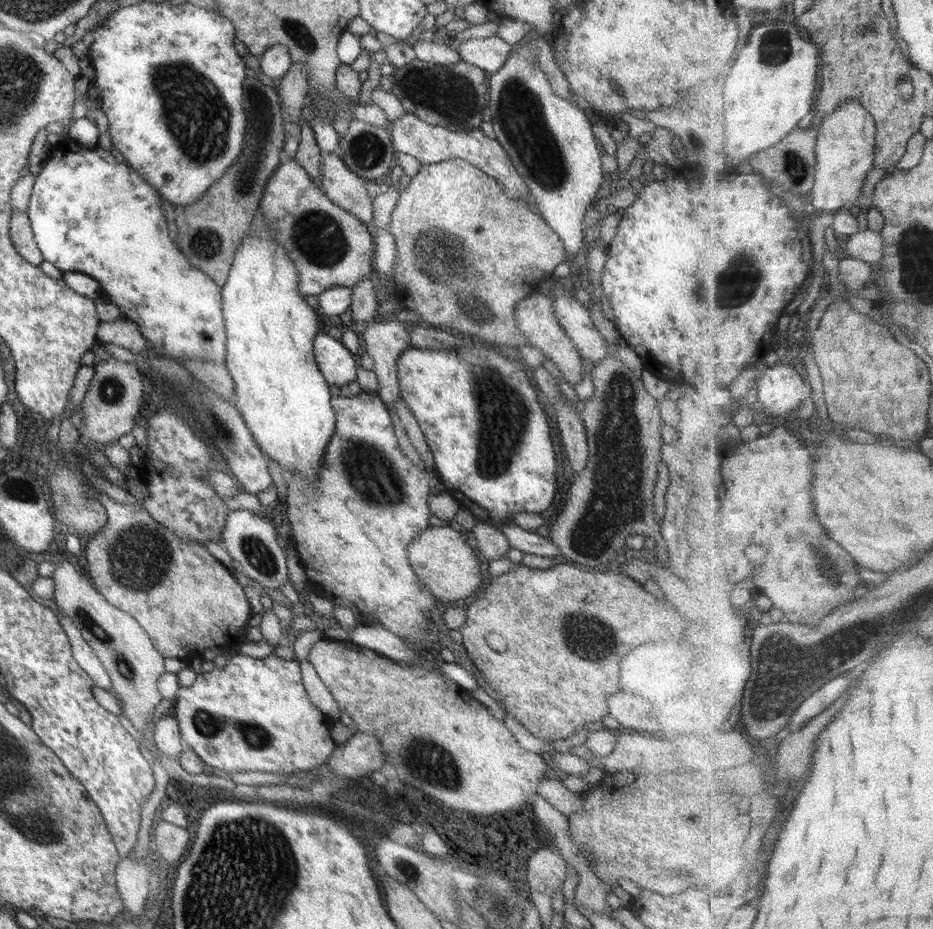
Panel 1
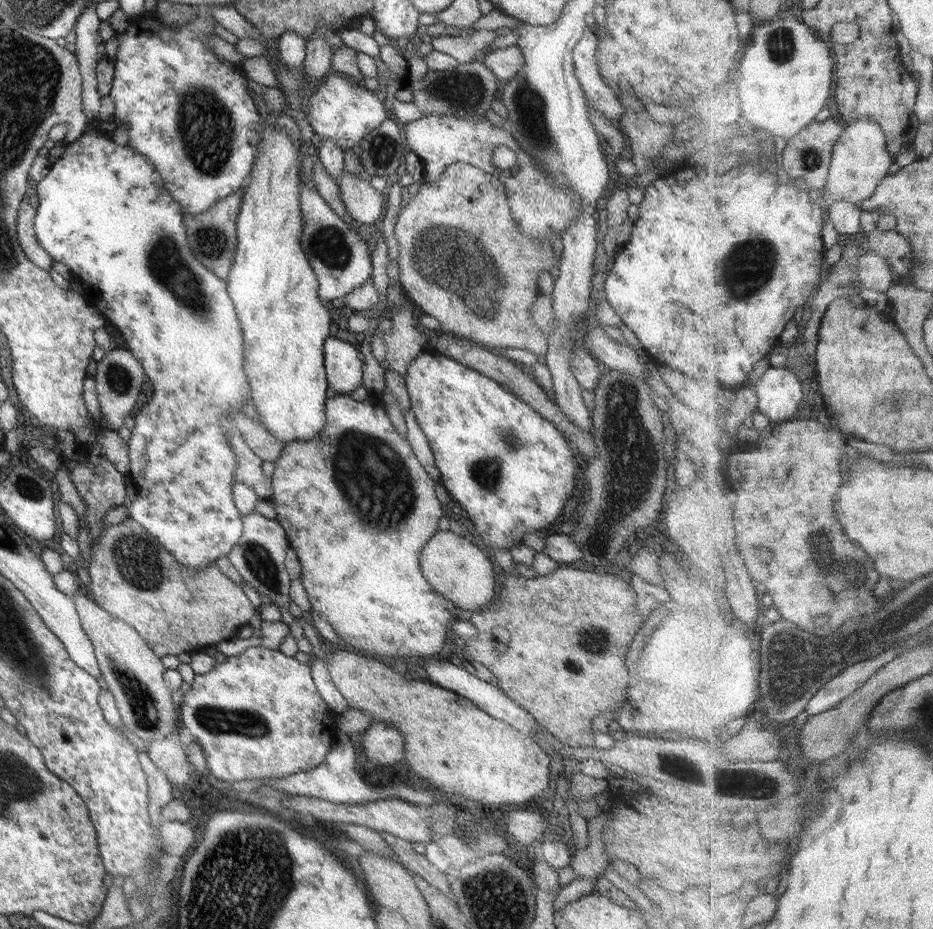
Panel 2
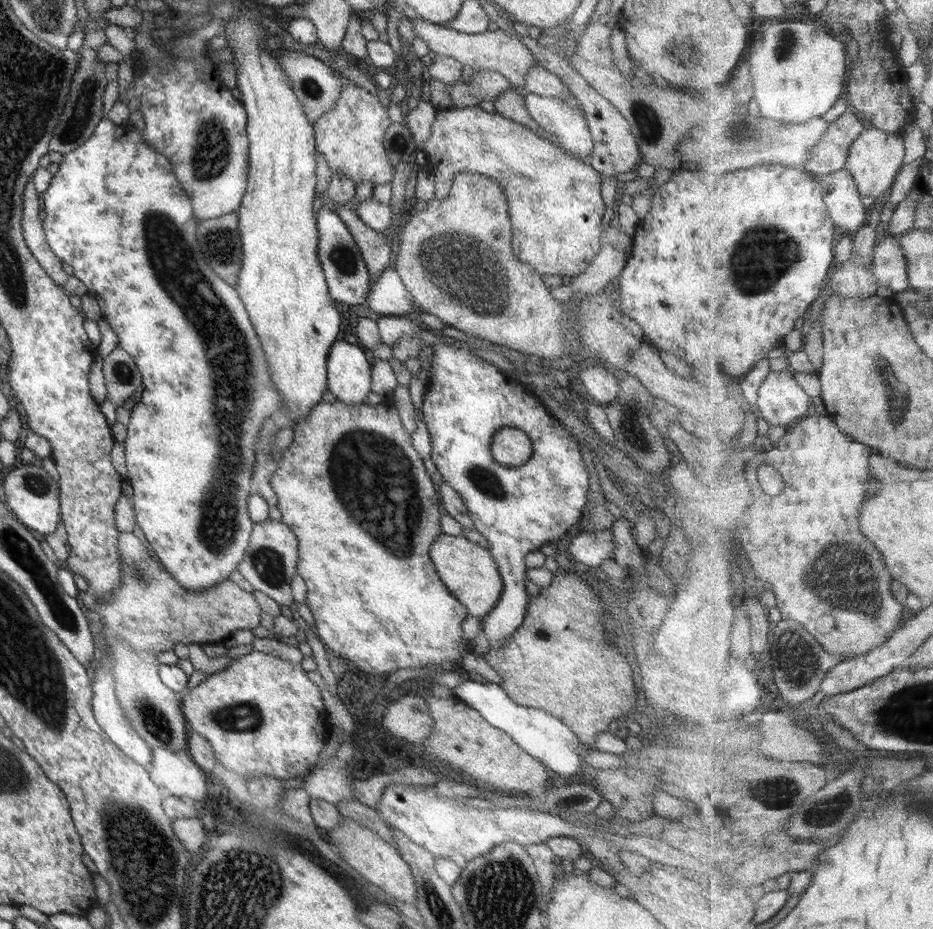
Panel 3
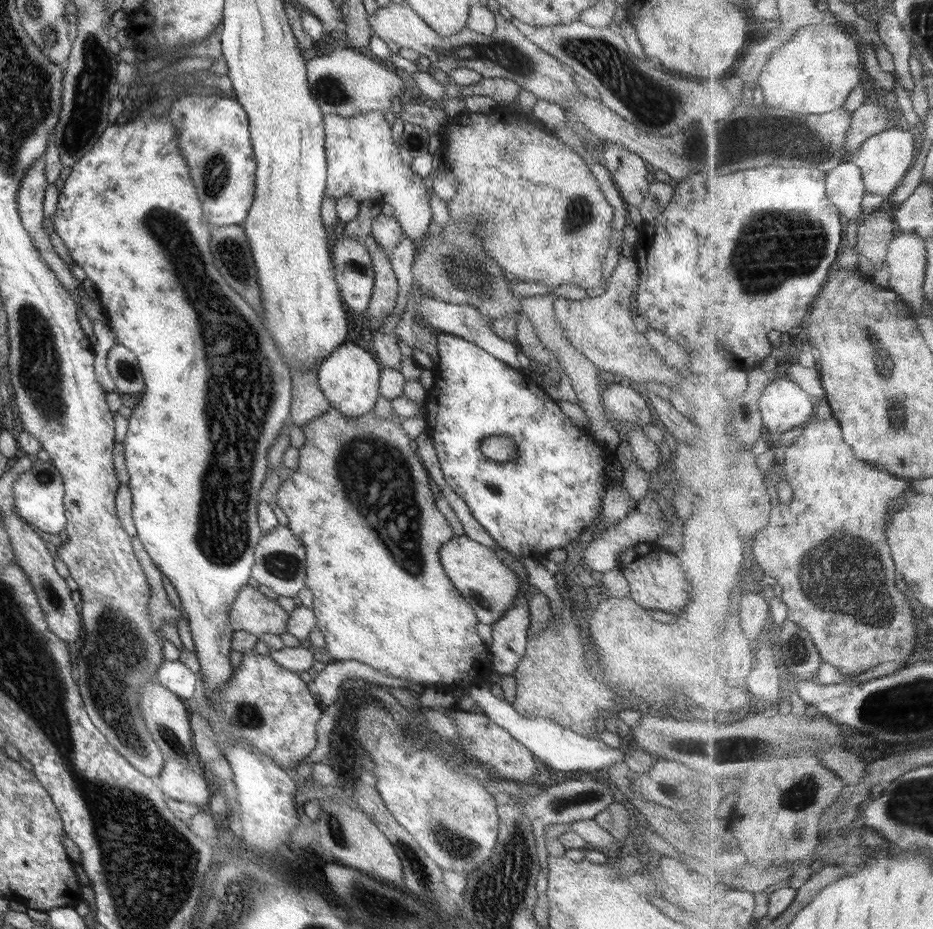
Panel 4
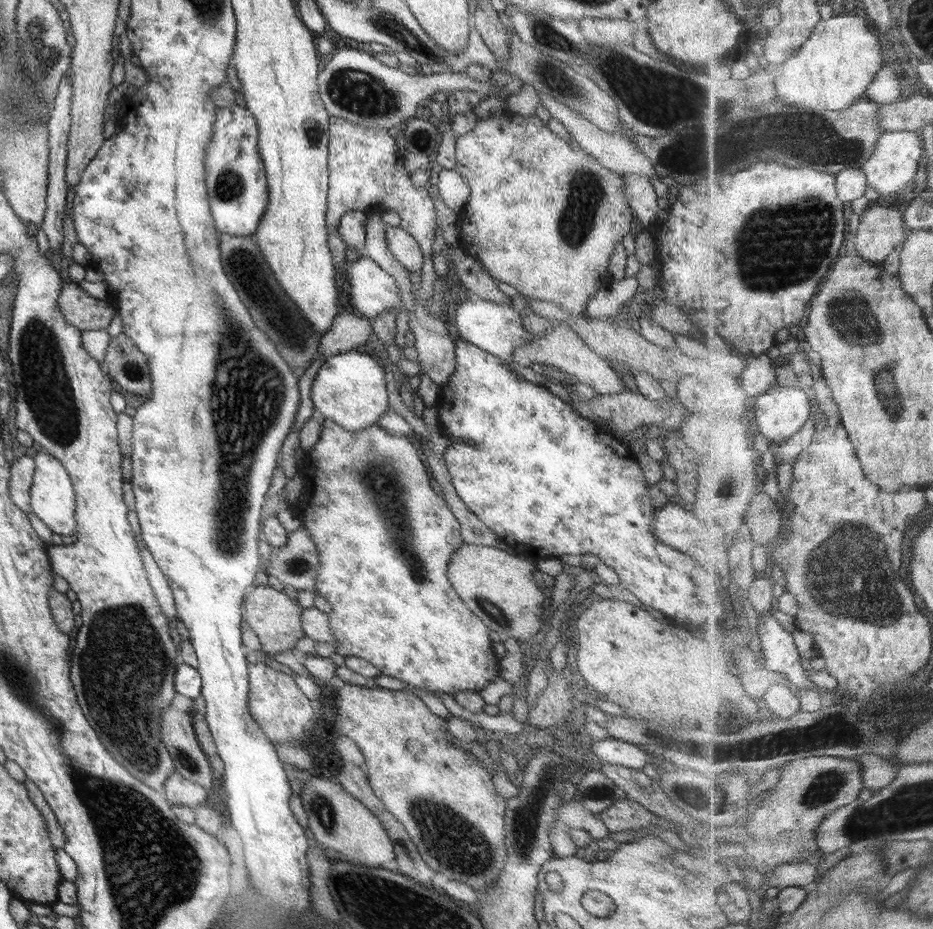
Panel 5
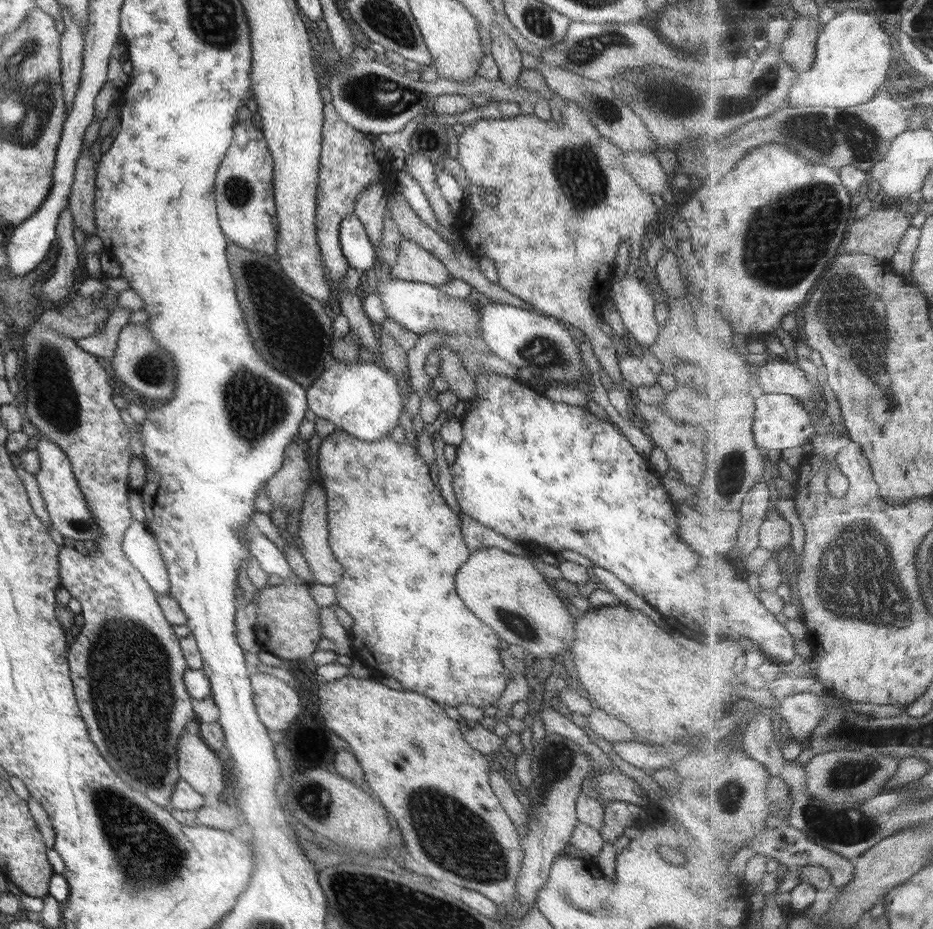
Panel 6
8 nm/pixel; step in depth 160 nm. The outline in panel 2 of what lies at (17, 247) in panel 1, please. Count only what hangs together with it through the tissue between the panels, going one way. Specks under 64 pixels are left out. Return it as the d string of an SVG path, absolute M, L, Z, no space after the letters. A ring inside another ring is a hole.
M27 195L20 202L16 218L16 237L17 242L27 260L33 263L43 271L51 269L53 260L49 254L37 243L36 234L34 233L34 218L36 207L31 203Z

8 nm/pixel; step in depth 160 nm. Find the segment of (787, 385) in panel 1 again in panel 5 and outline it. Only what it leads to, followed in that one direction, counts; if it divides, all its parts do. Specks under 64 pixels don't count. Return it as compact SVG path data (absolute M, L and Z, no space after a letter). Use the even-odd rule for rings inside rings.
M775 385L755 398L750 414L758 430L765 433L772 444L780 445L797 434L811 418L811 403L804 388Z

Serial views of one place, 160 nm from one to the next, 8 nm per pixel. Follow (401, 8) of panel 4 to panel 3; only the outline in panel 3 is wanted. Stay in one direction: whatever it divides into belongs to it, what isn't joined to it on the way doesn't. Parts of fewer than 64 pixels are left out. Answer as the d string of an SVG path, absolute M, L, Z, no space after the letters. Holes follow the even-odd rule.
M415 17L410 19L410 22L413 37L425 43L431 56L449 56L453 60L459 61L462 66L469 66L472 73L480 70L495 70L507 79L511 88L521 90L521 86L524 86L524 76L528 70L534 65L538 65L534 57L527 52L526 46L521 43L521 39L505 33L503 29L485 30L482 33L464 33Z

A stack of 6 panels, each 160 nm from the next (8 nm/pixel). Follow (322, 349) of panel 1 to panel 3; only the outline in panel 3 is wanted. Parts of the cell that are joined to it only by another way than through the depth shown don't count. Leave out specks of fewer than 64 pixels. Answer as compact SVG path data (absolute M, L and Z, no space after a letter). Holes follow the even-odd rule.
M336 340L327 355L327 391L345 404L365 402L371 391L371 357L357 344Z

